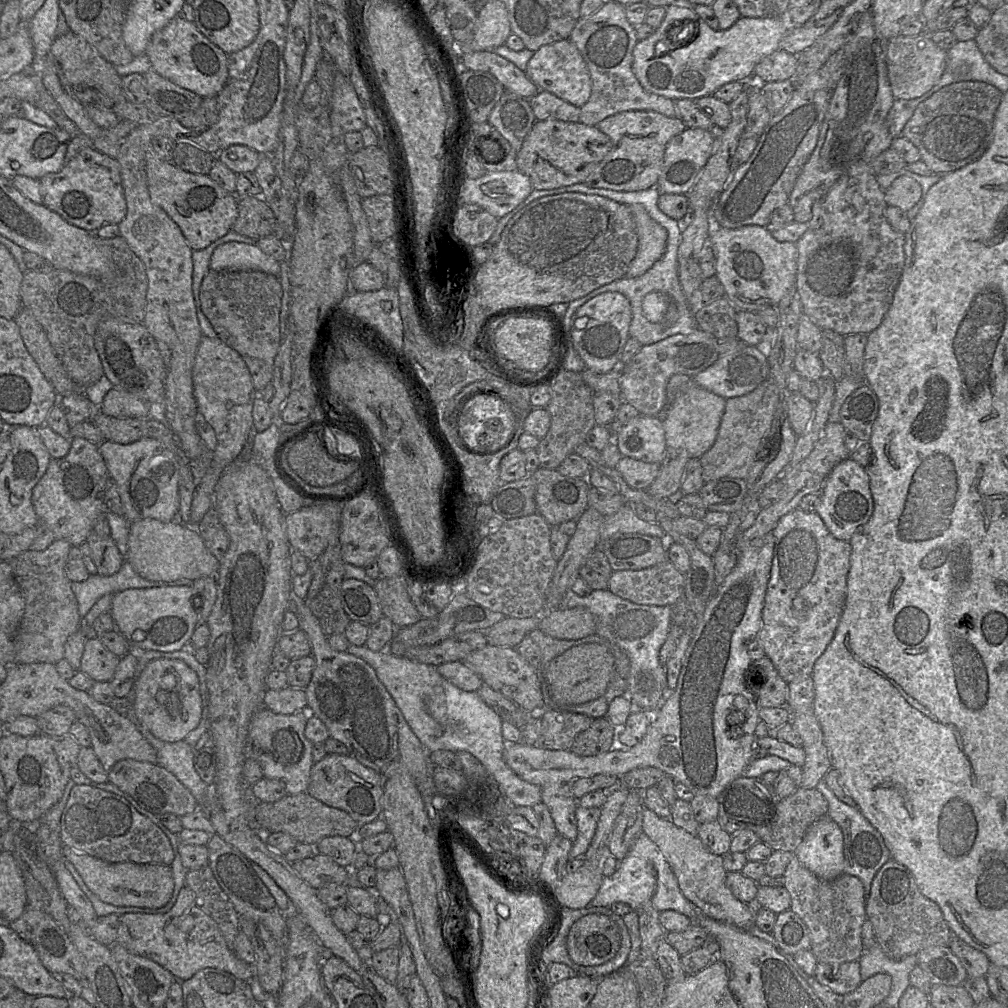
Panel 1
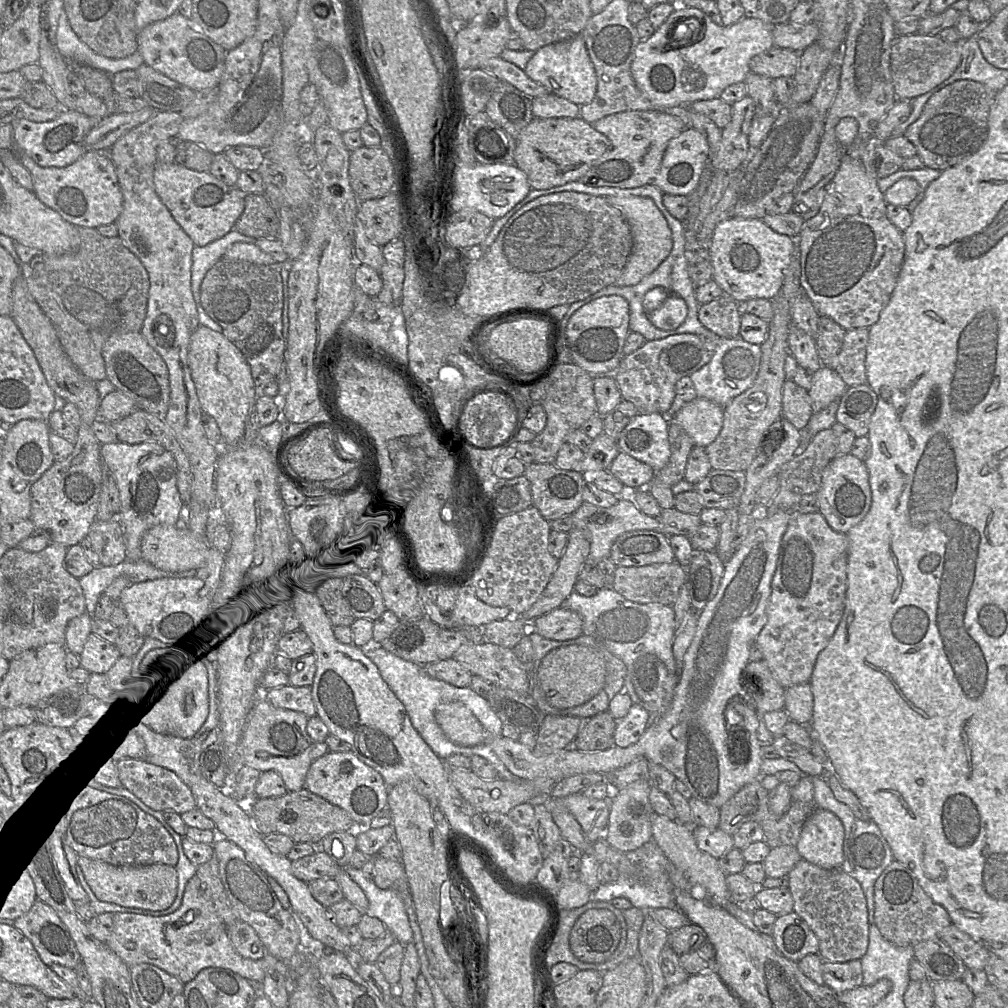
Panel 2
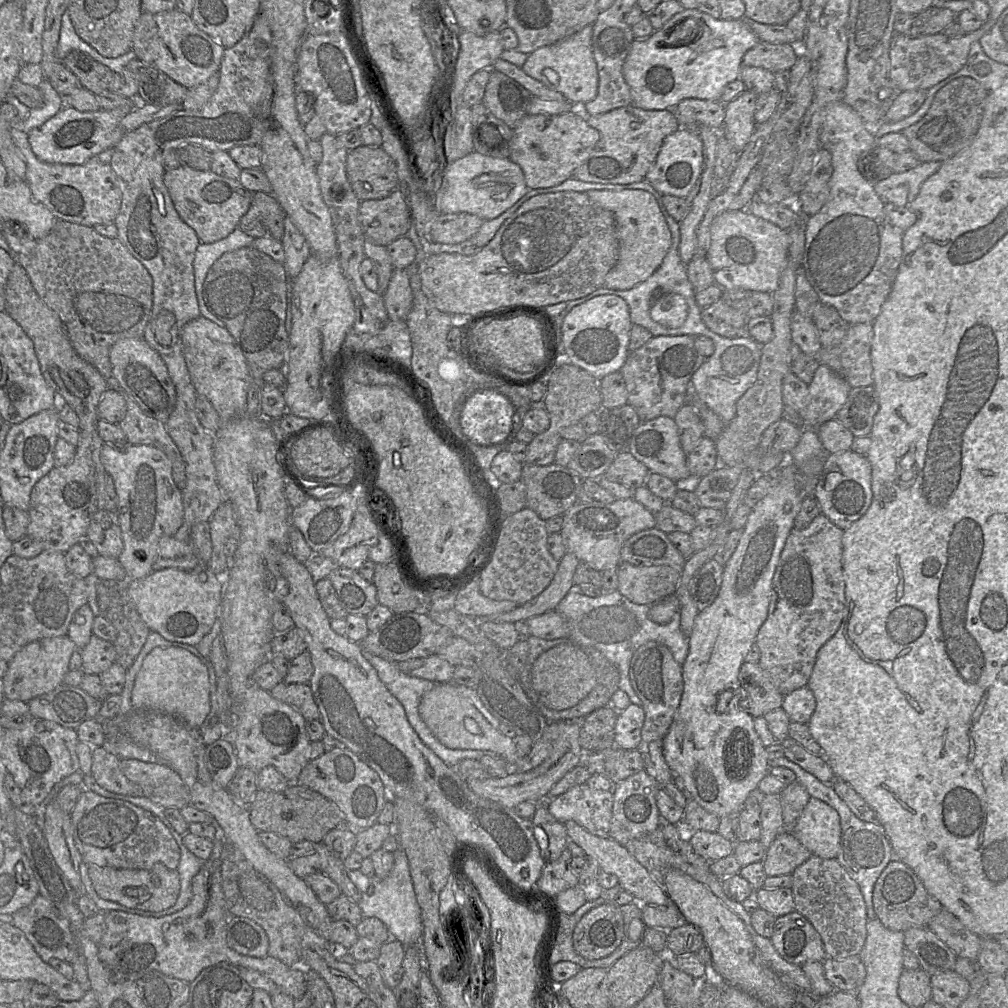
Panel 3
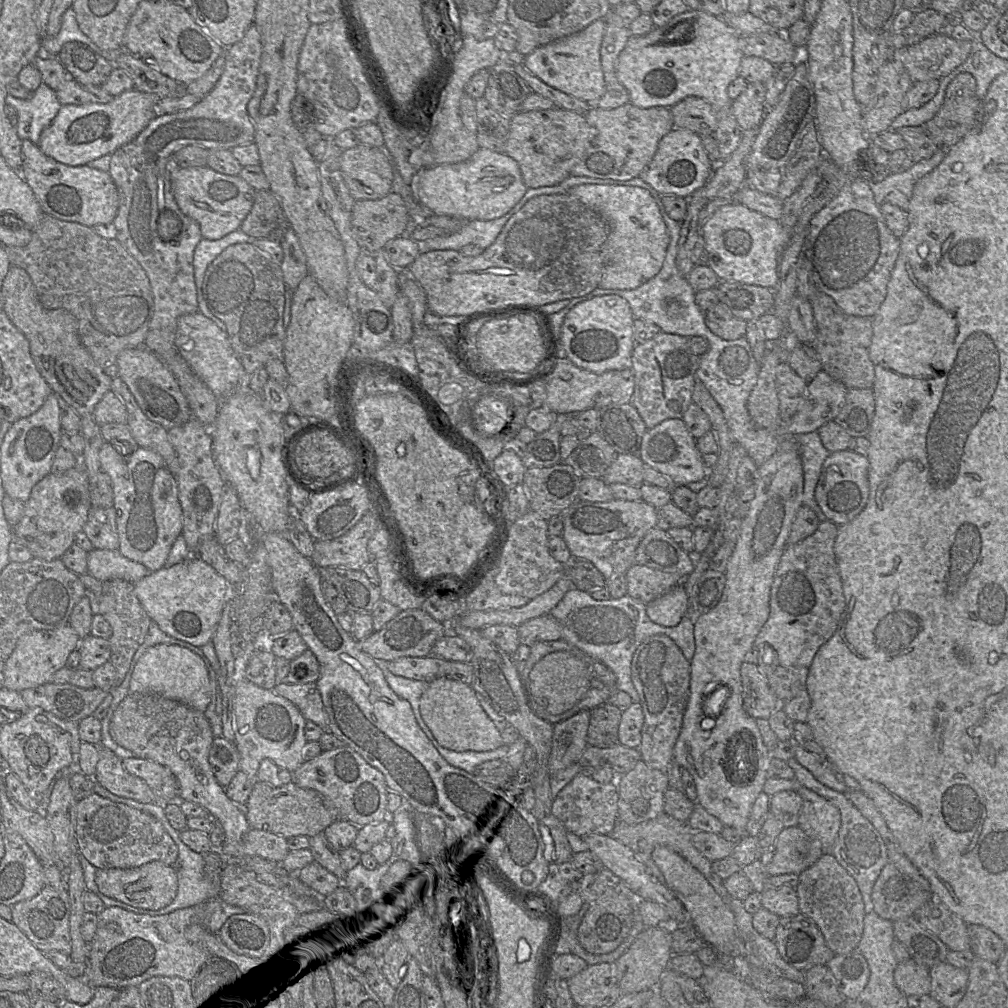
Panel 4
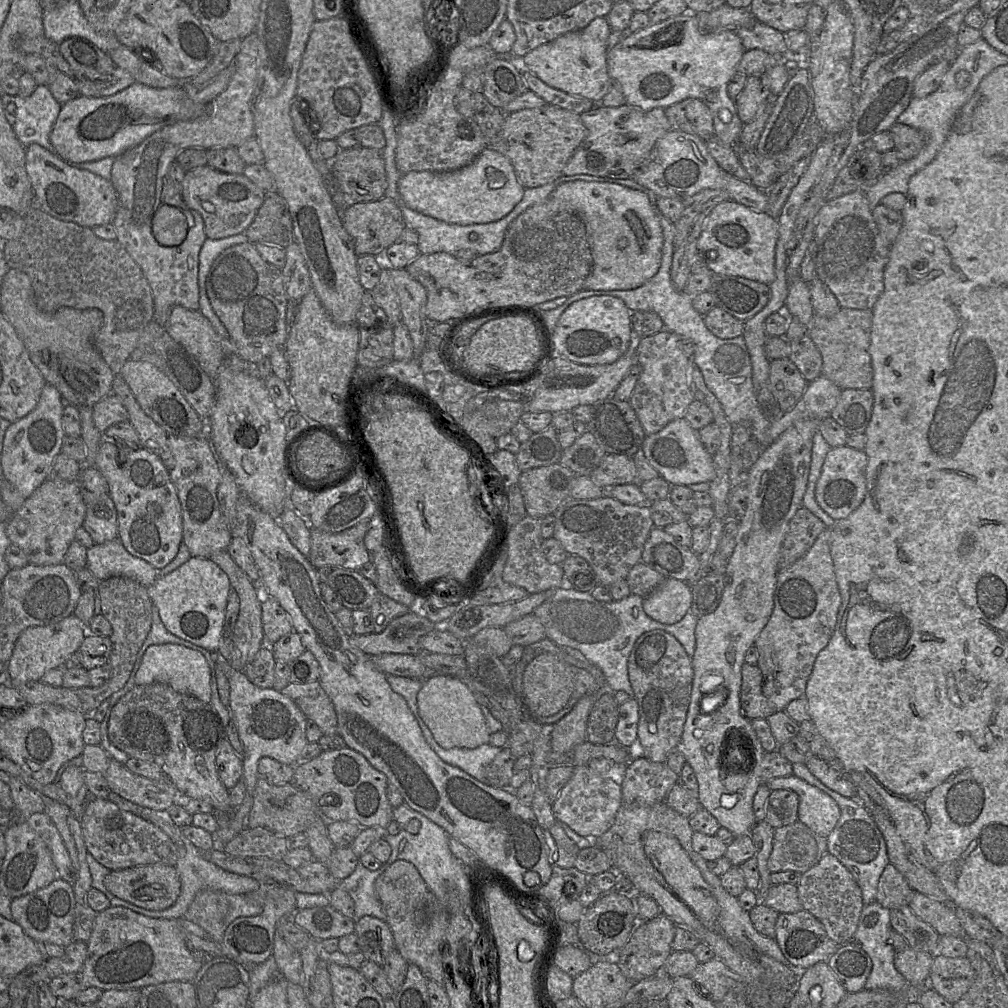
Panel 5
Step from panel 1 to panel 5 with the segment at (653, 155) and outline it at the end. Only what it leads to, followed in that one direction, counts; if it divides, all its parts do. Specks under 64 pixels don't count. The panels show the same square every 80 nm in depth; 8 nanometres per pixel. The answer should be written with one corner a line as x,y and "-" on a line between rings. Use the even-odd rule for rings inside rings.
598,104
580,114
580,118
587,129
587,136
565,165
564,176
586,174
615,179
632,178
635,171
647,161
657,140
671,130
664,108
645,111
630,104
619,107

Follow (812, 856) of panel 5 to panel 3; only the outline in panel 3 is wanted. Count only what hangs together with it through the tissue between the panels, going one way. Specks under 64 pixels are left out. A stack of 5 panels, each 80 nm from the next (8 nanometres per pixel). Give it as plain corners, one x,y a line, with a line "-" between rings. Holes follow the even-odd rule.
793,832
780,833
766,851
763,860
767,876
789,875
811,856

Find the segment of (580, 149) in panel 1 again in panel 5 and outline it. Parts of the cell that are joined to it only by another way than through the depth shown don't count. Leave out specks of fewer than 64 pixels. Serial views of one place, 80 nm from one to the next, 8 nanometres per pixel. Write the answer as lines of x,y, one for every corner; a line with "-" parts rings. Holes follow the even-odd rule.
546,104
505,115
503,126
490,147
506,156
524,188
546,185
562,176
574,151
587,136
580,114

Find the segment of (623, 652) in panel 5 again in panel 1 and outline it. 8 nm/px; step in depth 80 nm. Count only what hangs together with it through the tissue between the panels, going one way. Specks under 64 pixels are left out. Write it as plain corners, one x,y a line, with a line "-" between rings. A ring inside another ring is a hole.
609,589
592,590
589,595
583,597
570,593
563,606
567,608
584,606
597,617
596,634
614,642
630,659
627,696
633,704
633,711
643,710
648,714
654,714
653,700
647,698
646,693
640,688
638,674
659,666
660,649
673,623
673,607
635,604
613,594

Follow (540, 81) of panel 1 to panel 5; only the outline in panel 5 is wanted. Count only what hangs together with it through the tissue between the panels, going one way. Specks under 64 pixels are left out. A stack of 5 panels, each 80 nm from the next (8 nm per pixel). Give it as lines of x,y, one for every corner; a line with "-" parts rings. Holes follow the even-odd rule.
597,17
585,28
565,33
527,53
520,59
521,68
526,68
550,87
600,103
611,86
607,69
611,31
607,17

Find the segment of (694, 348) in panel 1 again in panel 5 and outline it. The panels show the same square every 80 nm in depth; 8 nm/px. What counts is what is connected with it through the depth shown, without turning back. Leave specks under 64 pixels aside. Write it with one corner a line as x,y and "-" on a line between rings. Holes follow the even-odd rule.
664,329
638,342
636,362
642,367
642,372
629,404
635,410
646,436
656,434
670,422
684,418
689,405
695,400
689,378
693,360
680,349
680,339
679,335

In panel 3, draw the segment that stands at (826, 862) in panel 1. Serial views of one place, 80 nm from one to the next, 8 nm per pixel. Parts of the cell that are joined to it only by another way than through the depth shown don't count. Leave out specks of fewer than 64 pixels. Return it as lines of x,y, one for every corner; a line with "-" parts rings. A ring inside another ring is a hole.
810,797
793,828
793,834
813,856
836,858
841,840
840,816
827,803

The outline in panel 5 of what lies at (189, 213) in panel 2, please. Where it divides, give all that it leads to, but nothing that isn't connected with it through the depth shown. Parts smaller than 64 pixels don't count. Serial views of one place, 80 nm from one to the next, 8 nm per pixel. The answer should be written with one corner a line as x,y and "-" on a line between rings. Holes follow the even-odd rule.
204,165
184,173
181,196
189,209
201,215
206,237
216,240
244,233
262,205
265,191
243,174
227,174

